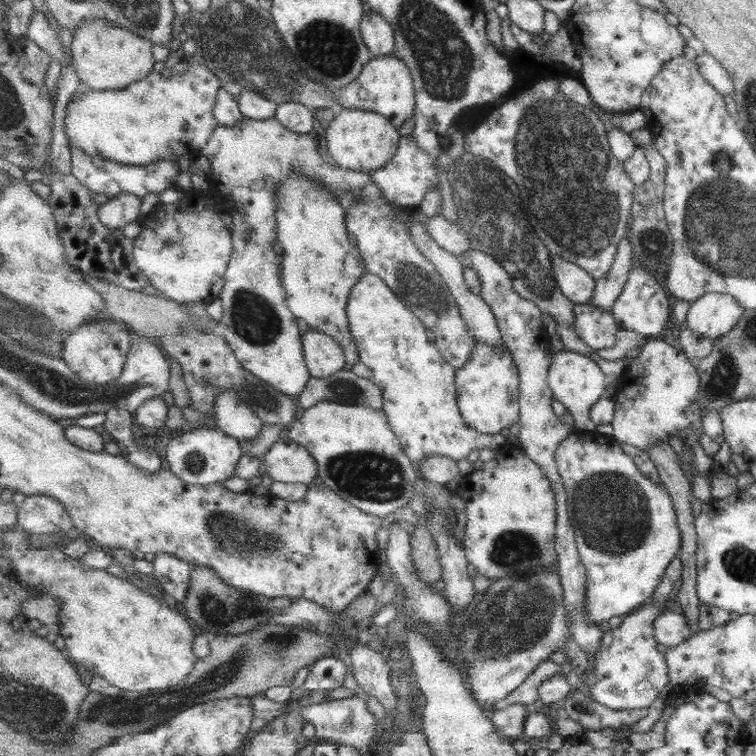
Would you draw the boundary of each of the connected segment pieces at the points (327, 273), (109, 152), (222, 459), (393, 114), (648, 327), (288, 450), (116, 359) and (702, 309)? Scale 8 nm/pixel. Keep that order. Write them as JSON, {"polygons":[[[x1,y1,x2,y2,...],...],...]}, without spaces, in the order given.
{"polygons":[[[292,174,286,182,280,184,279,198,283,206,278,210,278,230,280,246,283,248,284,277,286,290,289,293,289,307,298,318,303,318,311,329,328,333,336,337,344,346,346,358,352,365,361,362,361,348,353,334,349,317,350,296,354,287,364,278,366,263,362,258,361,249,350,242,347,209,338,202,332,193,328,193,318,182,310,180,304,174]],[[190,64,187,72,172,77,167,72,154,70,148,79,140,80,128,89,82,90,68,105,65,130,71,144,90,156,102,156,120,164,146,166,164,159,180,160,186,153,197,158,220,126,215,114,223,86,222,80,206,66]],[[188,428,174,433,166,453,170,469,186,482,210,486,226,482,237,475,237,468,245,455,241,439,230,436,220,428]],[[396,55,375,57,366,67,363,74,348,87,337,92,339,109,358,108,378,112,389,118,398,128,407,120,415,119,417,114,417,89,409,66]],[[632,265,626,284,616,299,610,312,616,320,617,327,622,330,632,330,646,338,653,338,660,333,666,333,664,328,669,328,672,320,671,306,668,301,669,294,666,286,658,284,646,269]],[[287,434,267,454,264,467,273,480,285,483,310,485,321,474,317,458,309,448]],[[120,320,87,322,66,338,63,358,82,378,98,384,113,383,123,375,132,350,134,337,129,331,128,324]],[[708,292,690,304,683,327,713,341,736,325,742,311,744,308,730,294]]]}

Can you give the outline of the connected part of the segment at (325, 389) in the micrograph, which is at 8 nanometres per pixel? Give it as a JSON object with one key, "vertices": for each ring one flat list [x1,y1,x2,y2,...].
{"vertices":[[342,369,326,378,312,377,309,387,297,398,301,411,312,408,322,400,340,404,364,404,385,410,384,391,372,378,363,378,352,370]]}

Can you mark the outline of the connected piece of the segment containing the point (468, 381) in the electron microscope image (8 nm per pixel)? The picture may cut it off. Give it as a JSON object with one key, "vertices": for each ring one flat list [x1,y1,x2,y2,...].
{"vertices":[[479,342,470,363,458,369,457,383,462,415,478,431,500,434,522,420,521,372,508,346,490,346]]}

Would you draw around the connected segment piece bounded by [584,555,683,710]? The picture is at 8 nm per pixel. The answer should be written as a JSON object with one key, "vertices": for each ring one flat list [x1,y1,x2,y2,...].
{"vertices":[[680,555,674,556,665,571,663,582,656,586,652,599,641,608,624,616,620,626,604,632,602,646,592,657,590,664,598,677,594,686,588,686,584,691,587,696,614,710,630,710,631,708,649,707,658,694,670,683,673,667,667,654,658,651,654,638,654,620,666,611,665,602,673,595,674,583,681,580,683,563]]}

